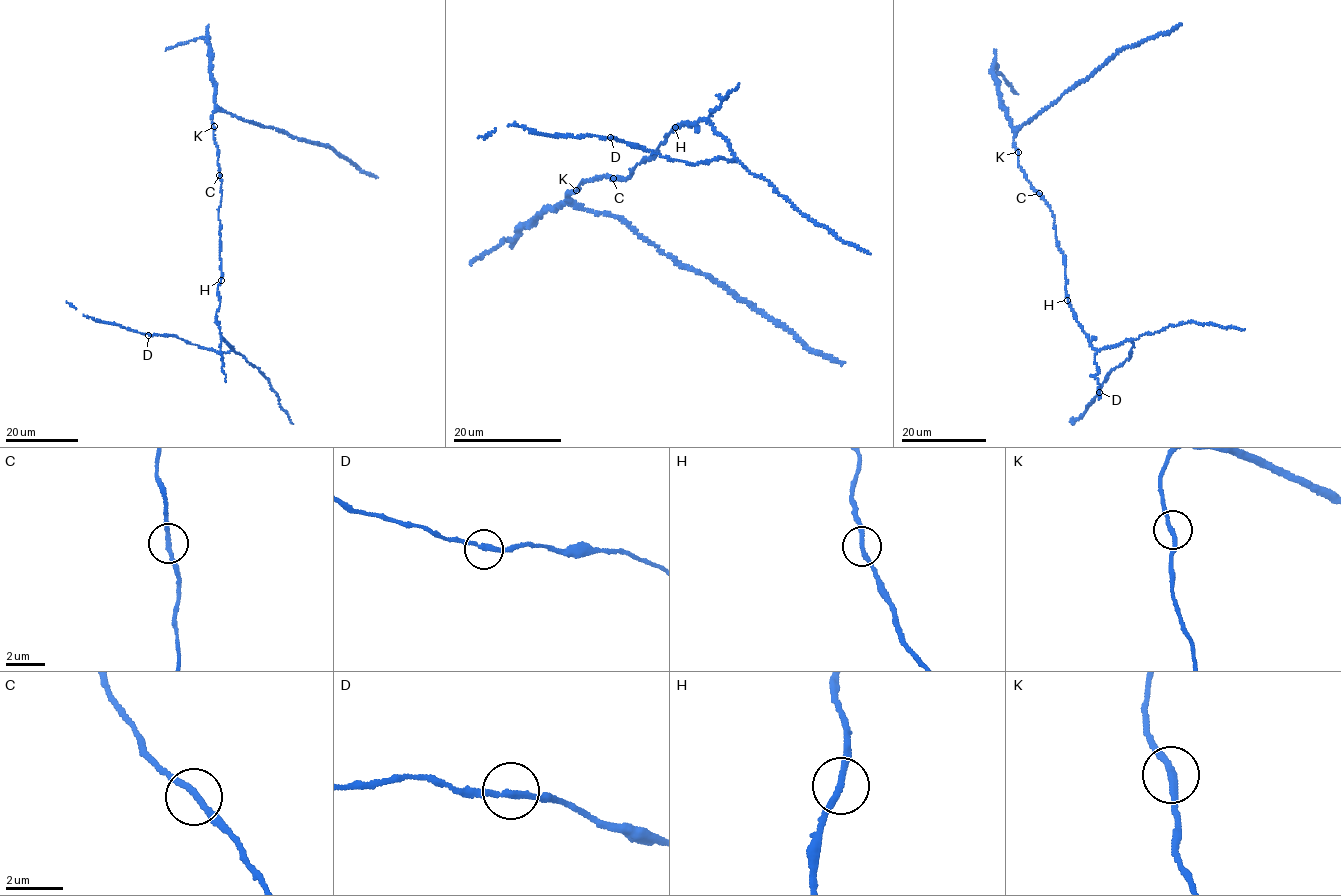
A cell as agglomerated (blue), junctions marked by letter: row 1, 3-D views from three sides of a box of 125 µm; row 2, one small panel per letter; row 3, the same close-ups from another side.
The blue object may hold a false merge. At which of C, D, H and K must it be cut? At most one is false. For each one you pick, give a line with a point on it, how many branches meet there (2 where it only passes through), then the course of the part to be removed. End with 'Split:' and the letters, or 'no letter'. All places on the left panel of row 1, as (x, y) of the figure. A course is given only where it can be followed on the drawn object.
Split: no letter

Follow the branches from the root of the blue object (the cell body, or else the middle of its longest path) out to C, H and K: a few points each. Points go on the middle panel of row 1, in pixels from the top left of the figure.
C: (641, 163), (626, 179), (613, 178)
H: (641, 163), (646, 157), (651, 159), (675, 127)
K: (641, 163), (626, 179), (599, 177), (584, 181), (576, 190)

